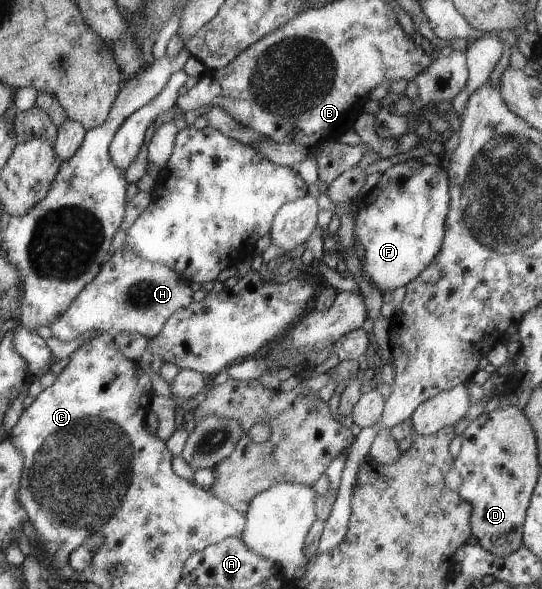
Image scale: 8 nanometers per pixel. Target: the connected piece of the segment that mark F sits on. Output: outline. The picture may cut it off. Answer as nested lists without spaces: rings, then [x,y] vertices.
[[[421,159],[407,160],[398,163],[381,174],[379,183],[368,191],[357,203],[357,217],[355,217],[354,239],[365,249],[365,259],[361,262],[363,277],[377,289],[395,291],[414,281],[439,254],[443,239],[446,237],[446,219],[450,213],[450,179],[447,171],[441,166],[423,165]]]

